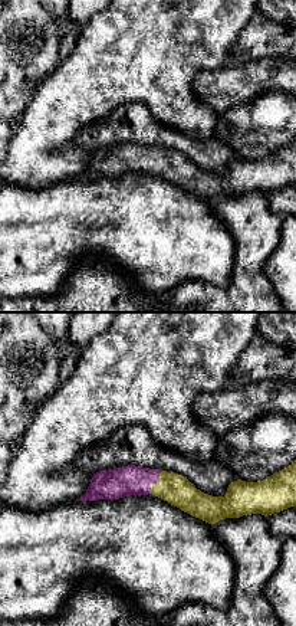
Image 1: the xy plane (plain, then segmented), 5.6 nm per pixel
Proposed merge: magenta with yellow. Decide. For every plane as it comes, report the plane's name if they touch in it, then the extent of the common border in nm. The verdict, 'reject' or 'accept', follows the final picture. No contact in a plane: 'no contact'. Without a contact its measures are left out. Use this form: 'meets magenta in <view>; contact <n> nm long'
meets magenta in xy; contact 150 nm long

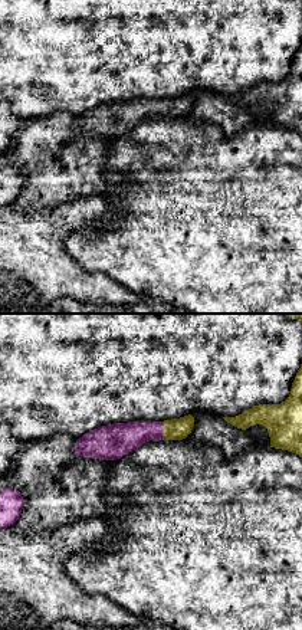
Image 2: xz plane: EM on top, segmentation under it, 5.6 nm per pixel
meets magenta in xz; contact 100 nm long

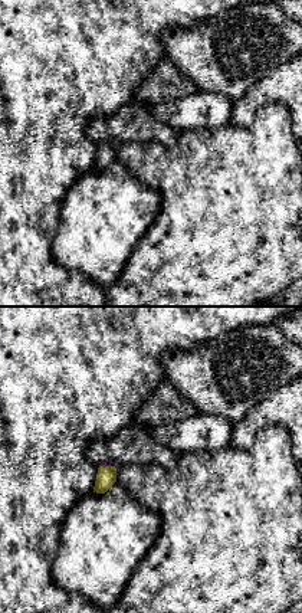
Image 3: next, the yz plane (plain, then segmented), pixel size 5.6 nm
meets magenta in yz; contact 50 nm long

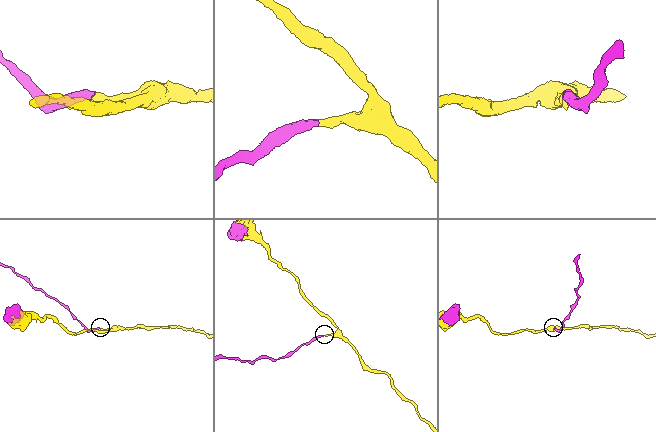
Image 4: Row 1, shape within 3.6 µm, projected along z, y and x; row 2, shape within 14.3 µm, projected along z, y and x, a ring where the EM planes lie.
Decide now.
accept

